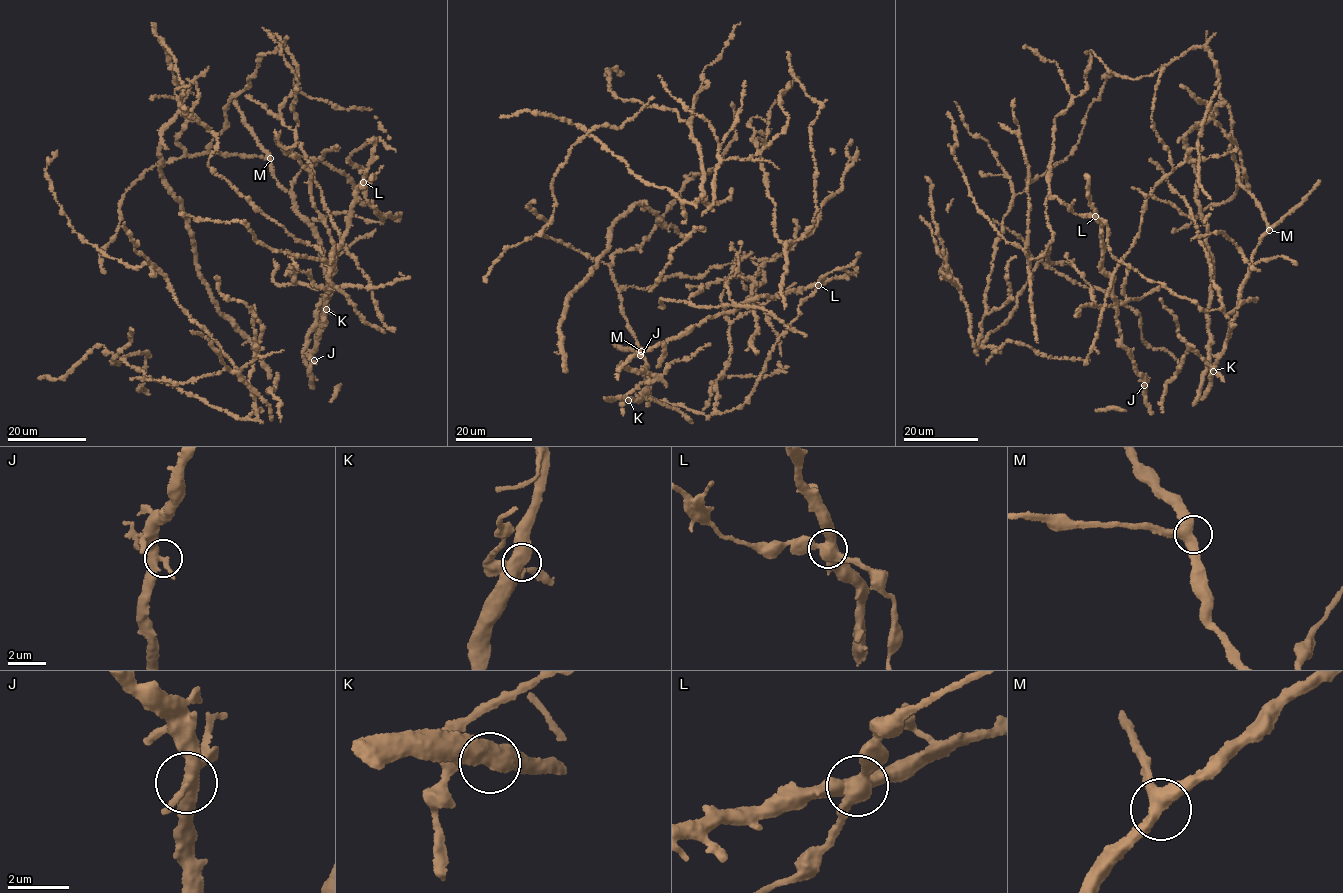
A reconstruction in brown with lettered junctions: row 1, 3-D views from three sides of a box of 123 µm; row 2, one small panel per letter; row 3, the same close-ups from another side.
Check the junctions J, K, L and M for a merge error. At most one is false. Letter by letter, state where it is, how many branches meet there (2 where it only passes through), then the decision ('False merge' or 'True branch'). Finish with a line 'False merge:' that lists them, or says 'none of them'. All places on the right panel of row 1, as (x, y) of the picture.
J: Place: (1144, 385). Branches: 4. True branch
K: Place: (1213, 371). Branches: 3. True branch
L: Place: (1095, 216). Branches: 4. True branch
M: Place: (1269, 230). Branches: 3. True branch
False merge: none of them

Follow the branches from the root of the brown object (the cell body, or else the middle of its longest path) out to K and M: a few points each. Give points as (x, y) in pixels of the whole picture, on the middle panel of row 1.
K: (721, 161), (684, 184), (641, 247), (611, 257), (621, 311), (648, 377), (639, 400), (628, 400)
M: (721, 161), (715, 168), (697, 173), (684, 184), (641, 247), (611, 257), (621, 311), (641, 351)

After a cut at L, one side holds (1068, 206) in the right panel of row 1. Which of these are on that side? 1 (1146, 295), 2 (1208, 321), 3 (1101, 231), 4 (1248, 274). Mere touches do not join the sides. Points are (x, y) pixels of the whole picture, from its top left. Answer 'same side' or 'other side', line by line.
1: other side
2: other side
3: other side
4: other side

